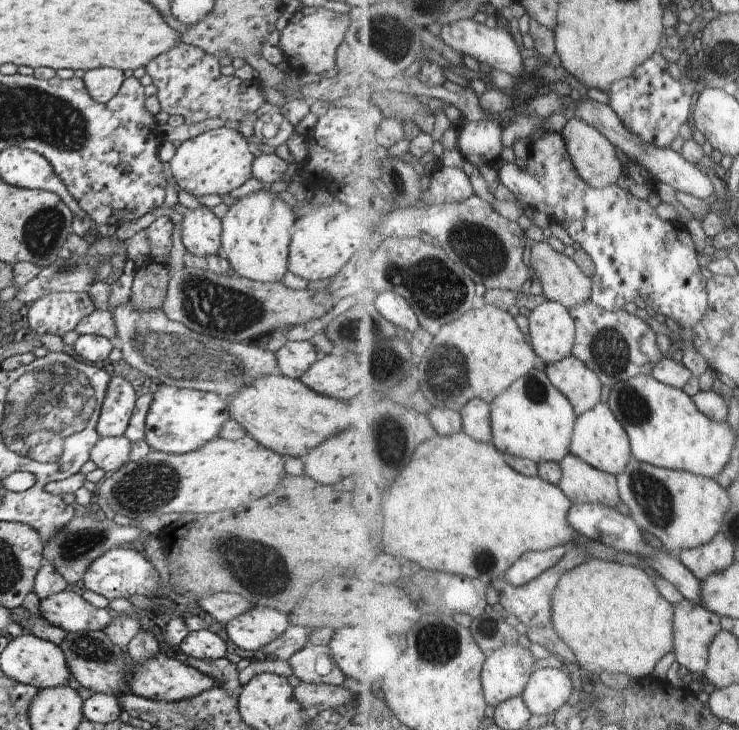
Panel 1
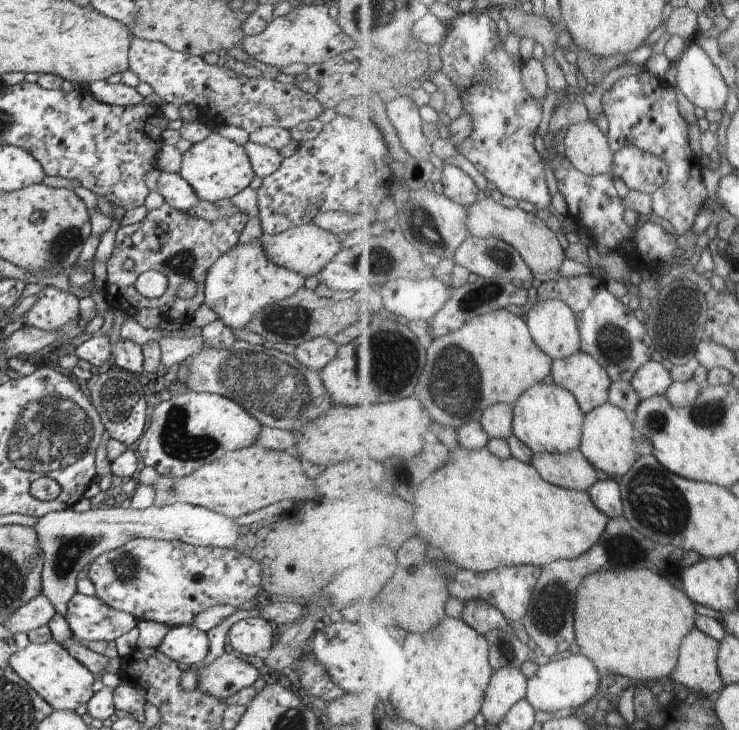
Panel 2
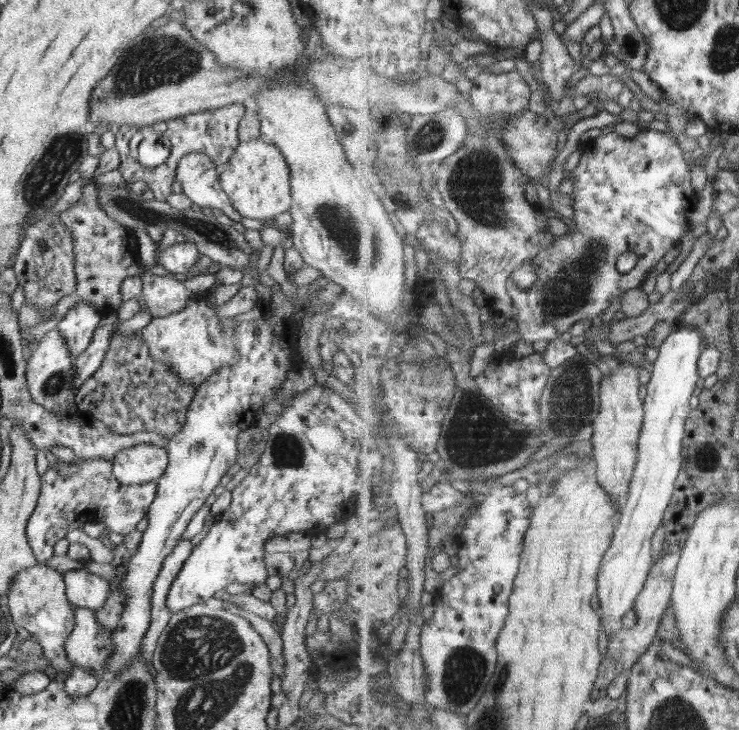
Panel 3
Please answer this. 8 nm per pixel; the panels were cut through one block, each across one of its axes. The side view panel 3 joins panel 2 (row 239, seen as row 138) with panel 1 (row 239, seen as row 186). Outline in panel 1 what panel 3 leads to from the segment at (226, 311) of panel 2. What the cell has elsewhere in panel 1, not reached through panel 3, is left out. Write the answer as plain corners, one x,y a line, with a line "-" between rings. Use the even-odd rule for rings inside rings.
266,188
240,197
225,211
219,255
226,257
240,276
258,282
281,281
287,272
291,231
296,220
292,207

